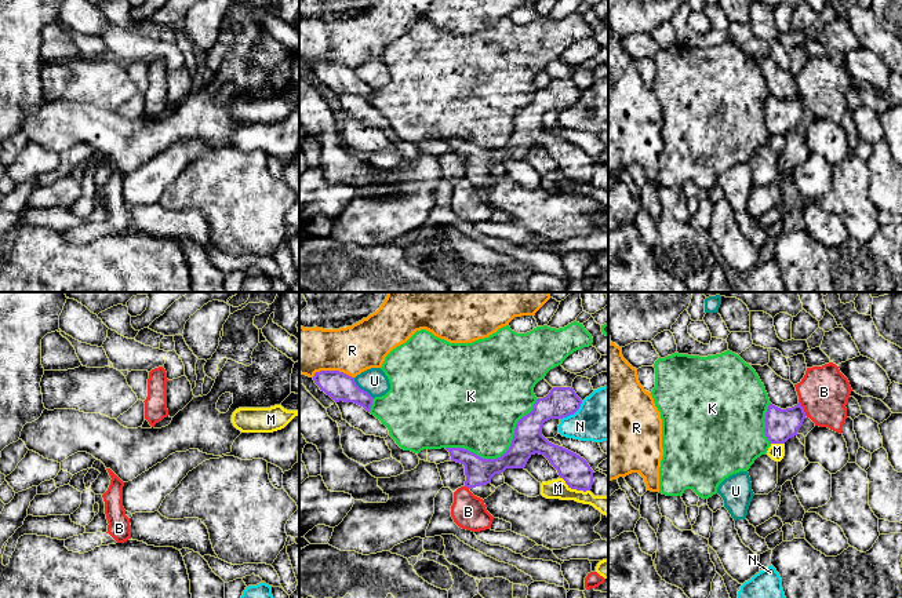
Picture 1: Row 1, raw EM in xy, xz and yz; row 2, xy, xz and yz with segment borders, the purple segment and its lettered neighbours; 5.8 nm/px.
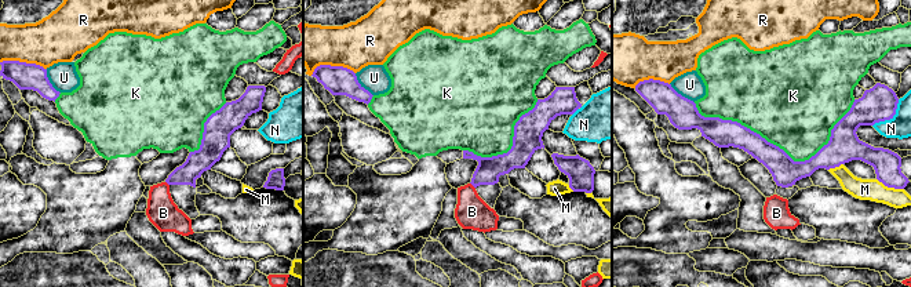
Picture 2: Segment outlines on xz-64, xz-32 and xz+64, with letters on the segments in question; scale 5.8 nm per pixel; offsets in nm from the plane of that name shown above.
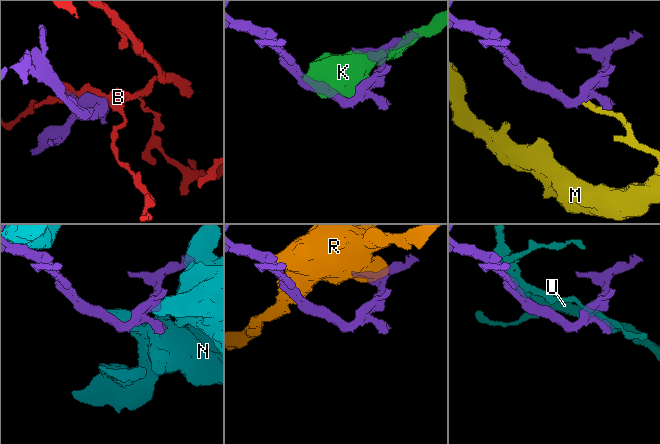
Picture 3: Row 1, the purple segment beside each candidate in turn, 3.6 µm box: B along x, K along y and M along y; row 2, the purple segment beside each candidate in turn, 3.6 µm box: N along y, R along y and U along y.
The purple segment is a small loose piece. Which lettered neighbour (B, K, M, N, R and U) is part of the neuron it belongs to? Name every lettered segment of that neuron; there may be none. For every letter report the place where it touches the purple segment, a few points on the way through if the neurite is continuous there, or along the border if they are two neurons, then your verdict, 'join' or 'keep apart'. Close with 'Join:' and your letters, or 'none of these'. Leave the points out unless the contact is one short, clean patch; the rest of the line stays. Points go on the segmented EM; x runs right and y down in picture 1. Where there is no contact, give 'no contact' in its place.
B: contact yz (803, 408); keep apart
K: contact xz (504, 454); keep apart
M: contact xz (575, 488); keep apart
N: contact xz (573, 414); keep apart
R: contact xz (333, 371); keep apart
U: contact xz (360, 389); keep apart
Join: none of these

